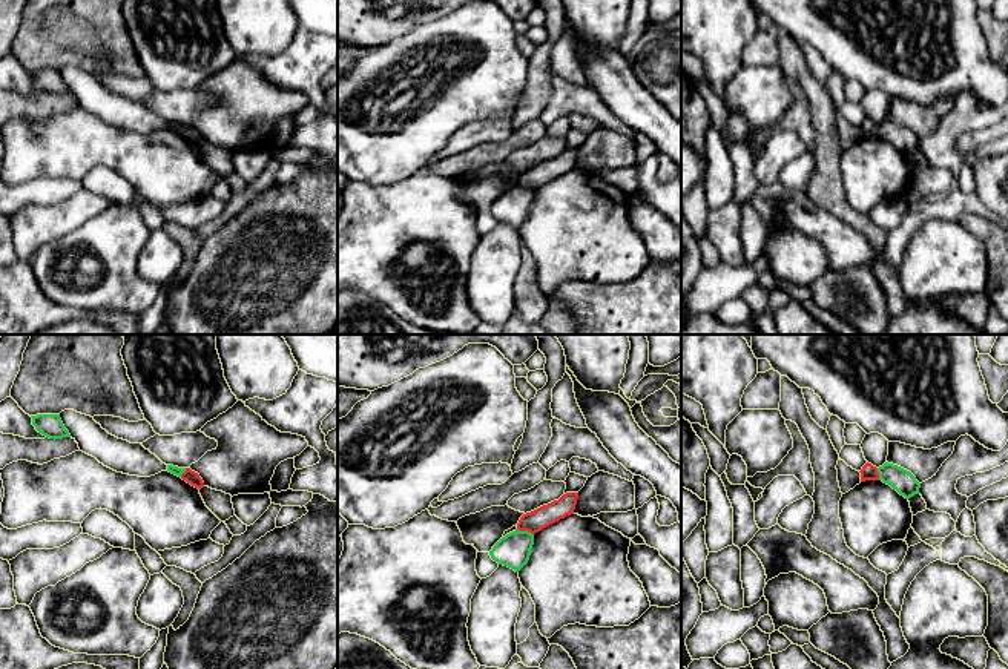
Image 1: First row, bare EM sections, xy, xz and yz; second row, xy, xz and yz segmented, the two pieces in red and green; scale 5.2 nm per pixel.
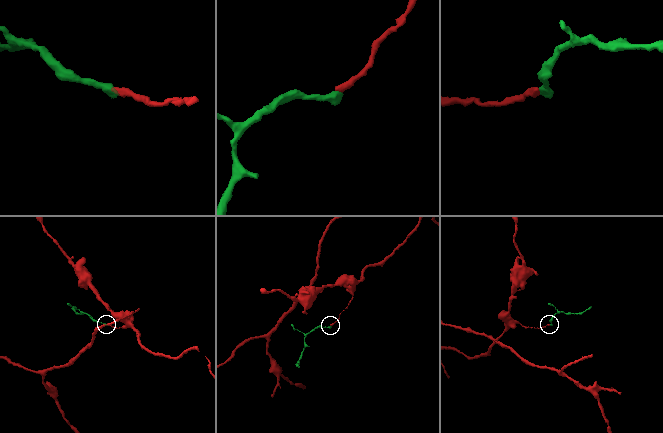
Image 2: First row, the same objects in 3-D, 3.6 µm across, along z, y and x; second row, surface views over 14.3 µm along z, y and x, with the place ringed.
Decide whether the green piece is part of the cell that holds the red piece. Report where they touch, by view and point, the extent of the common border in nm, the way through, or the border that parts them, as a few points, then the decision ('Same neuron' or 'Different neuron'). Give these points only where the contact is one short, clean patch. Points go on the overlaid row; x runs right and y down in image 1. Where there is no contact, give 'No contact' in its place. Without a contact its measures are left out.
Touches red at xz (525, 530). Shared border 90 nm. Boundary: xz (517, 528), (533, 534). Different neuron

